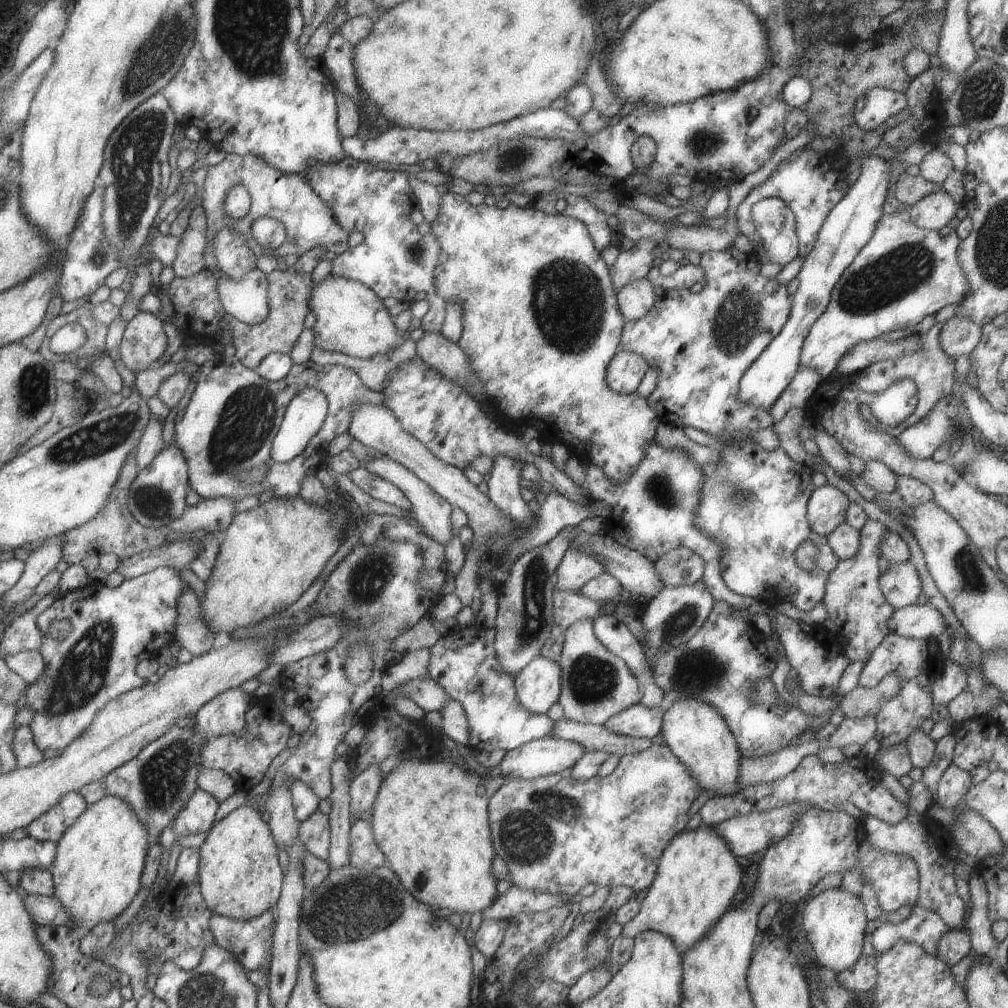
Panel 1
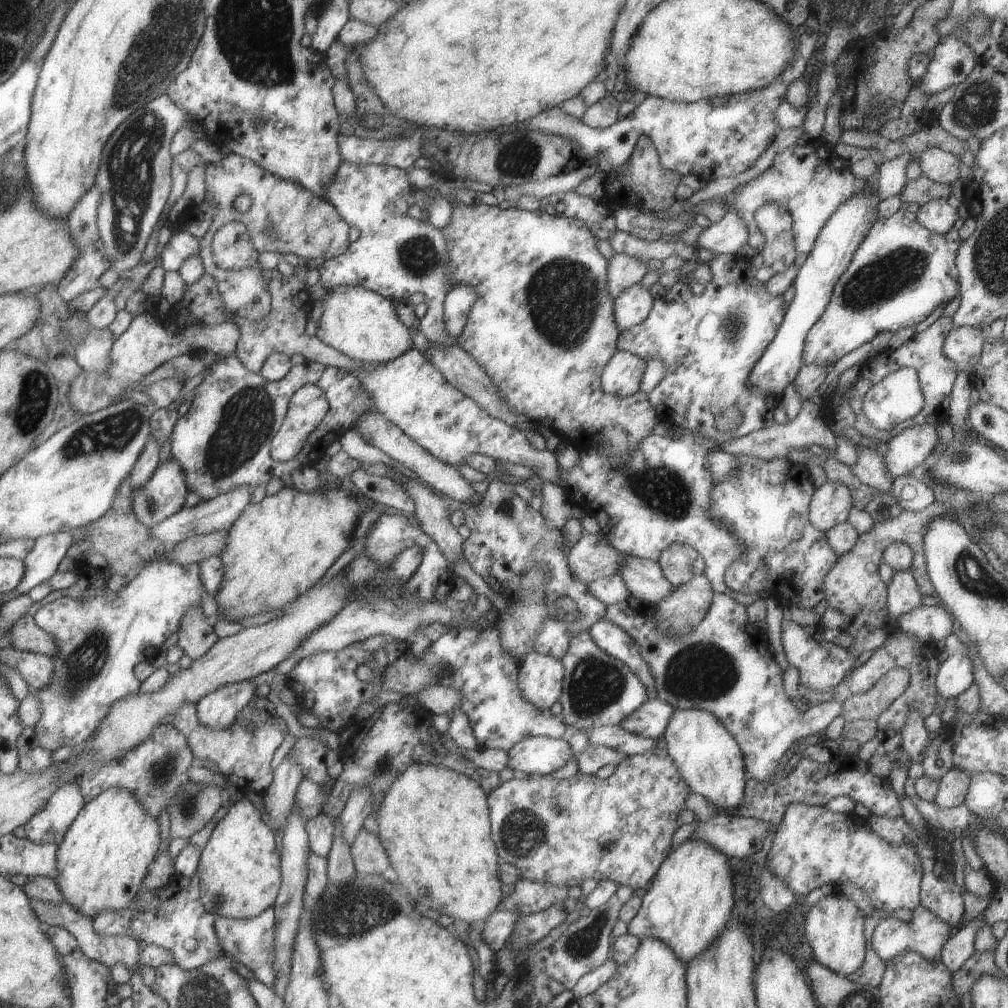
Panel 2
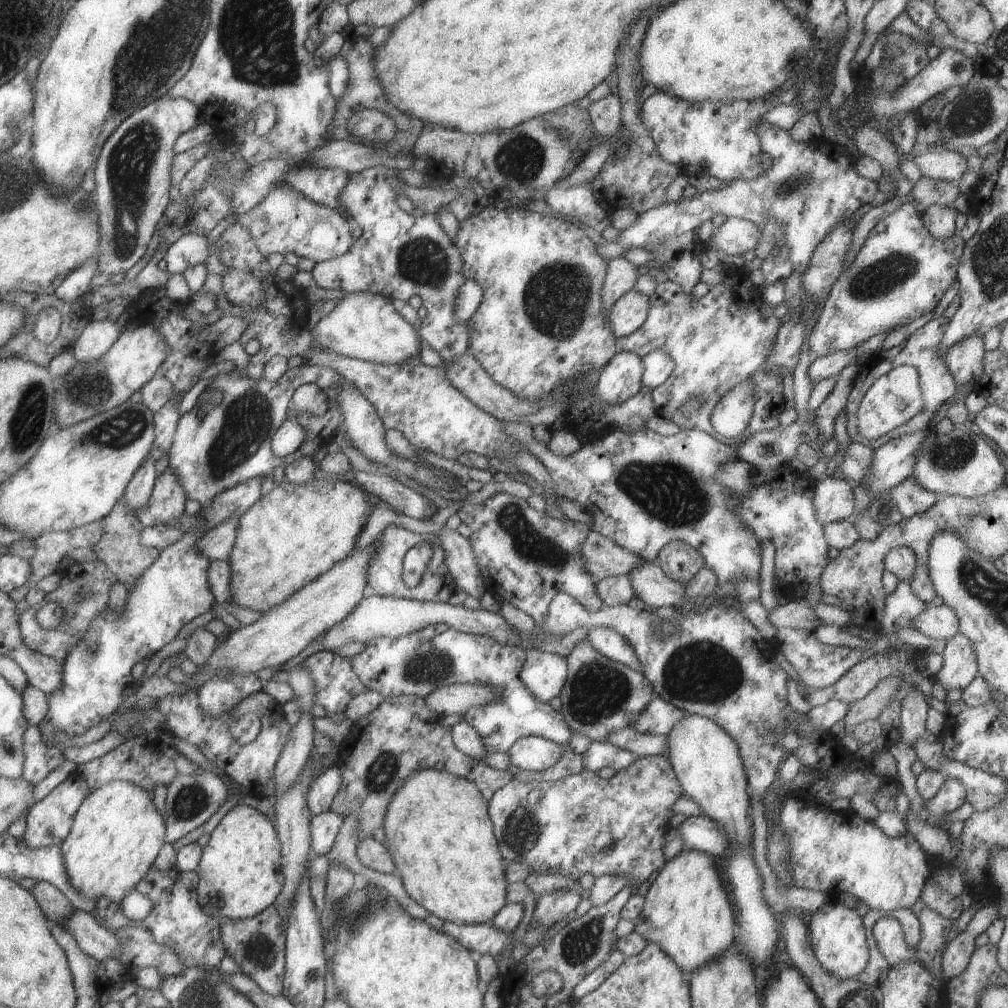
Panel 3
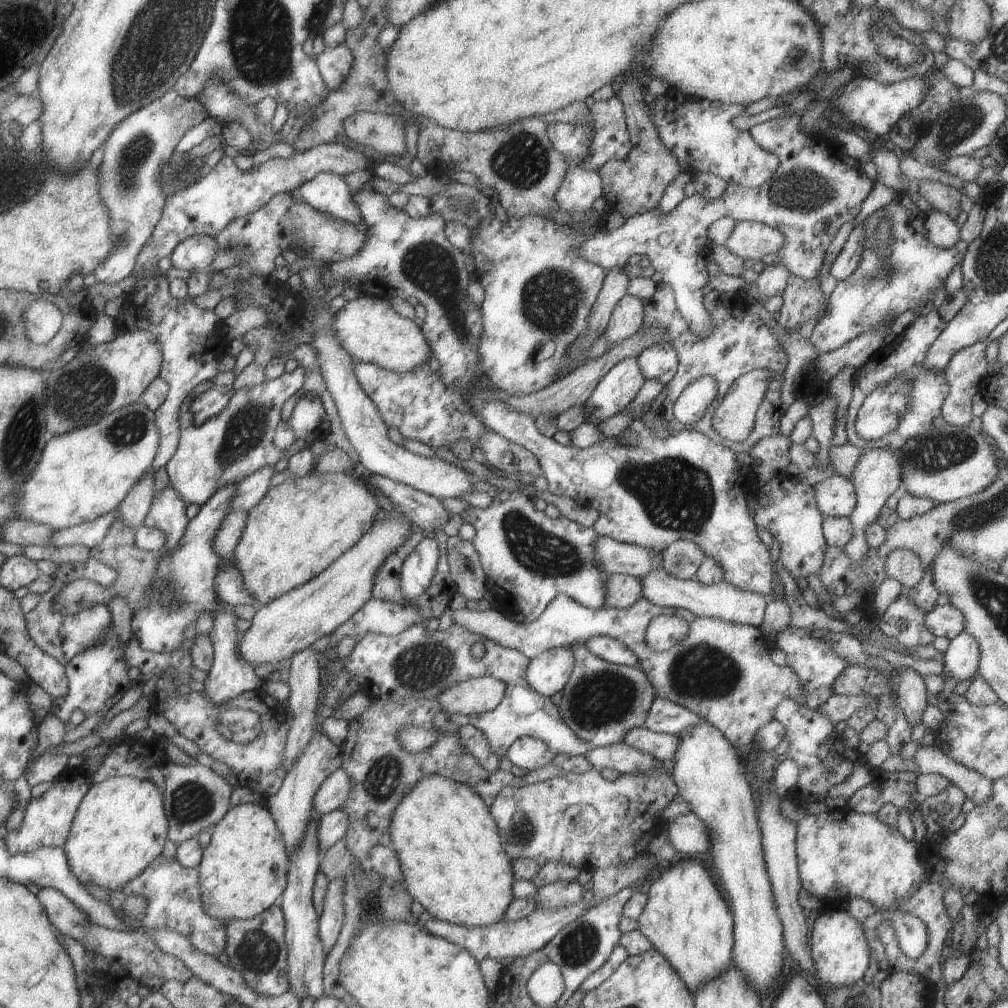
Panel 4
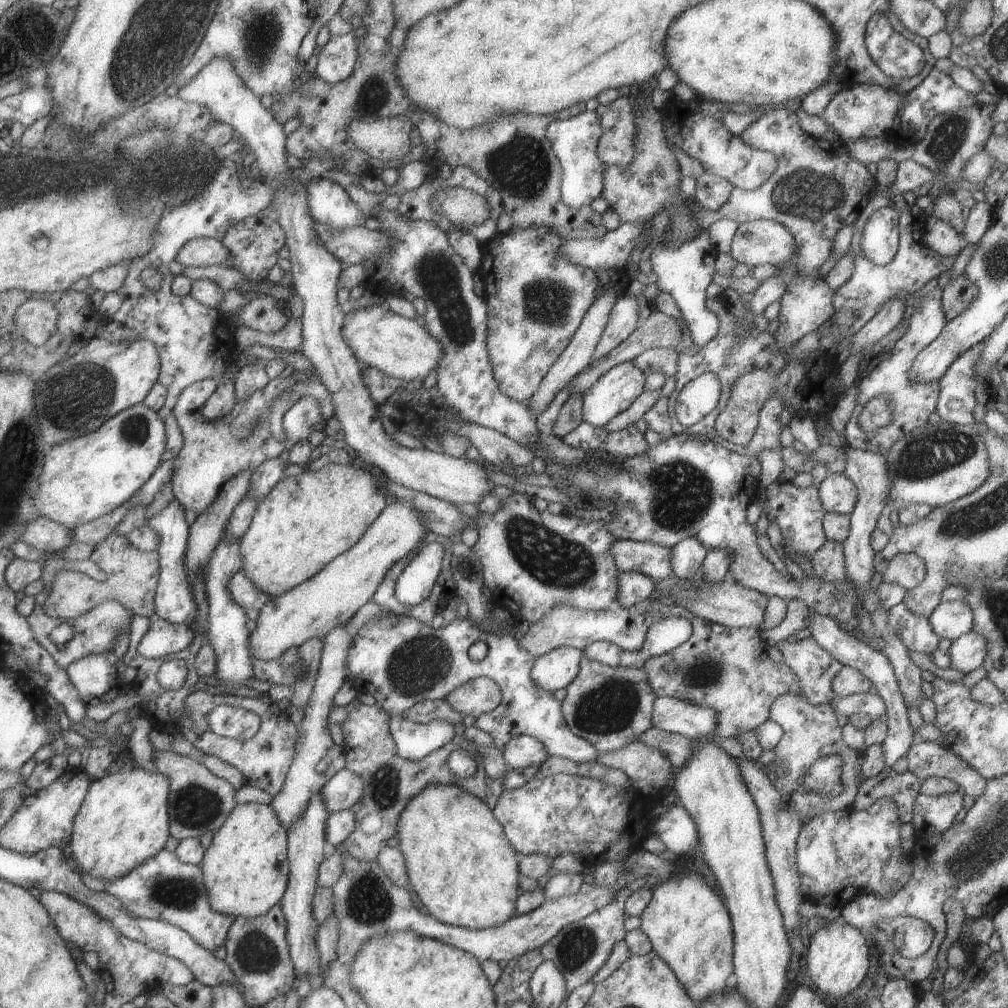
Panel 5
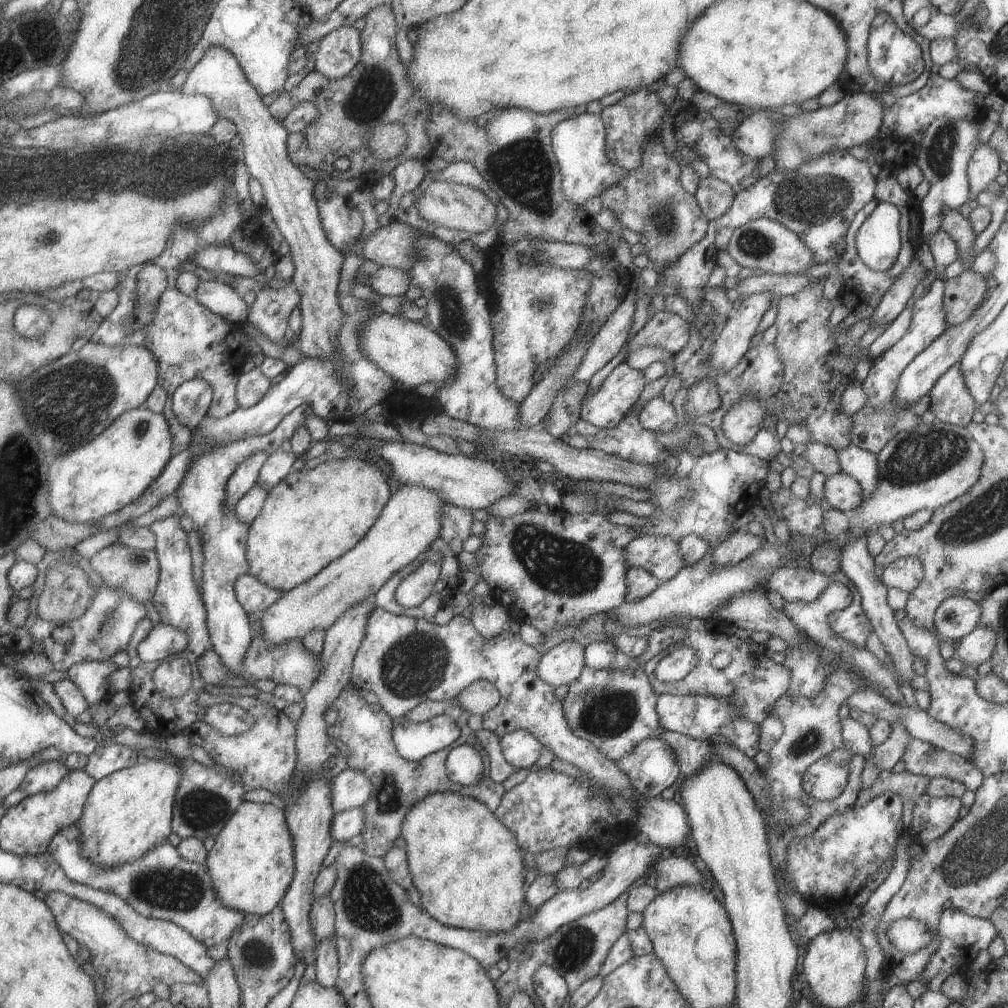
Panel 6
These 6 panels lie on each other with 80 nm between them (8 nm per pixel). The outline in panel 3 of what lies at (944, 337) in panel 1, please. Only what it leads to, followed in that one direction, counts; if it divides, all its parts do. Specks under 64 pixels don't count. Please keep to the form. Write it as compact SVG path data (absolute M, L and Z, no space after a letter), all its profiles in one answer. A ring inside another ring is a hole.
M976 332L953 341L947 347L944 361L956 382L956 388L962 384L970 384L970 392L972 391L972 385L982 373L985 351L983 336Z

